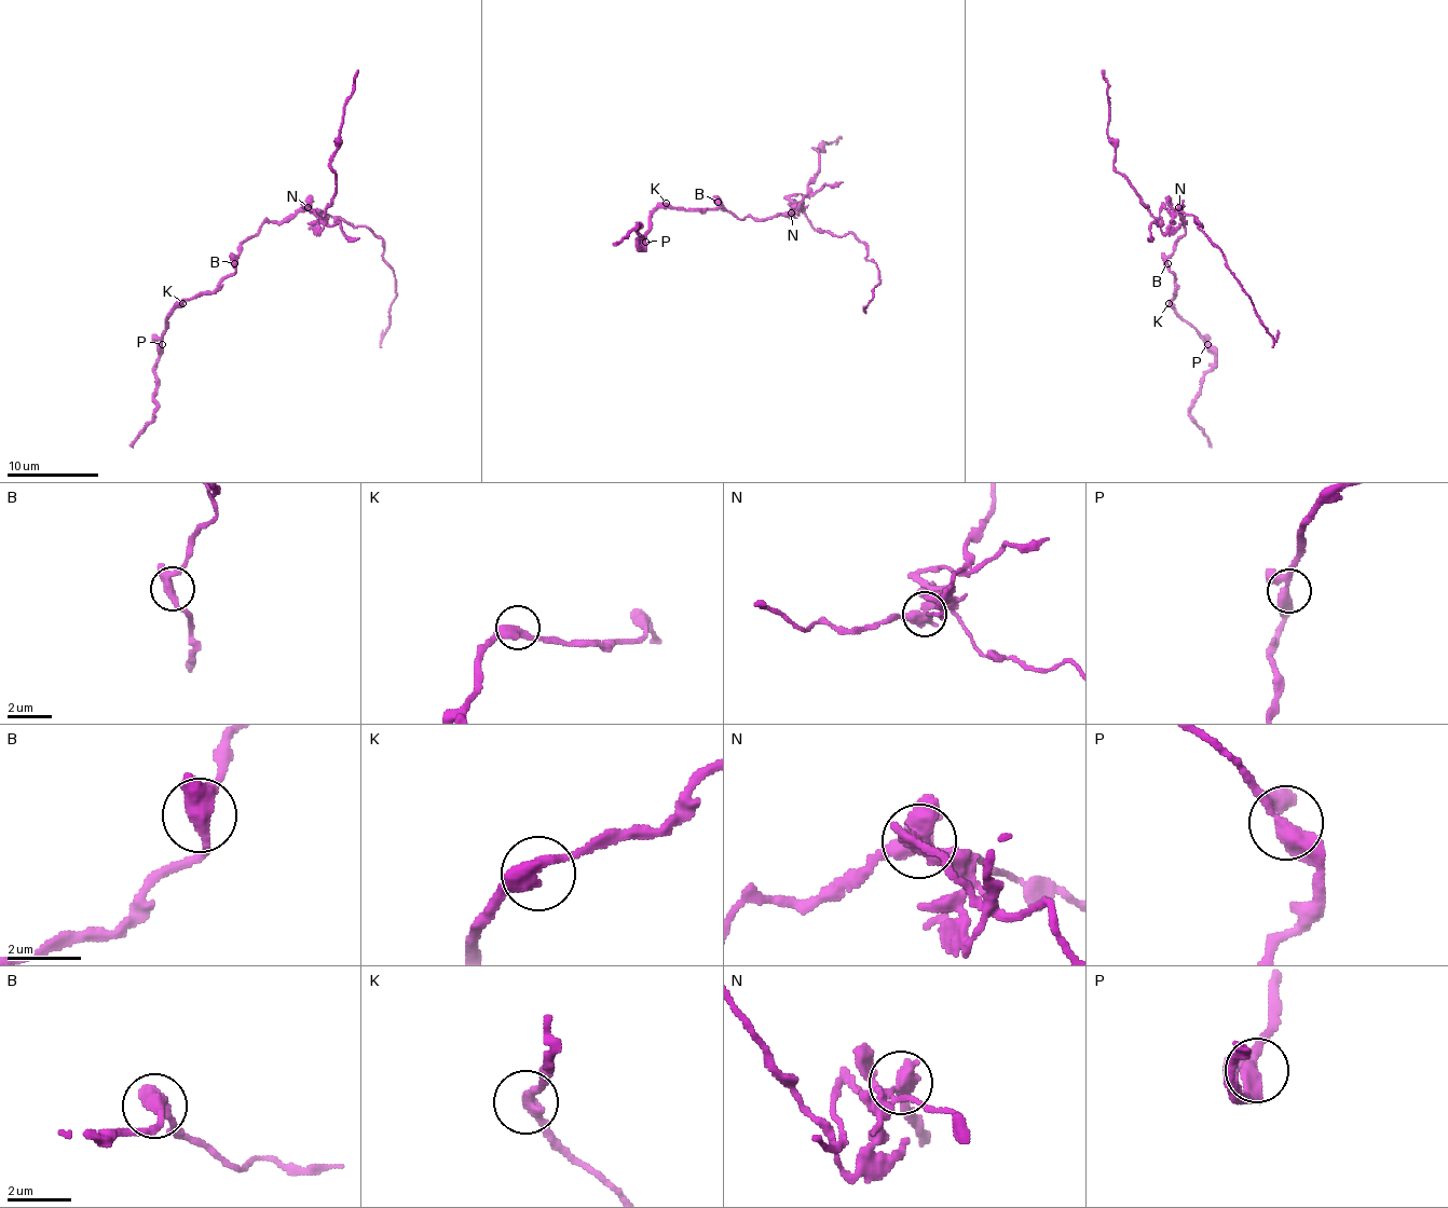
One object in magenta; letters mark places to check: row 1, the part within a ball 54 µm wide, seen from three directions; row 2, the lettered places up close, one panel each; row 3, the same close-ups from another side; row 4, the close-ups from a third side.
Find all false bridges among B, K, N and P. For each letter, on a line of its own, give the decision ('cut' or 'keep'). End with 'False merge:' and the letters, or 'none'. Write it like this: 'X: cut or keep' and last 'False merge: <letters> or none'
B: keep
K: keep
N: cut
P: keep
False merge: N

